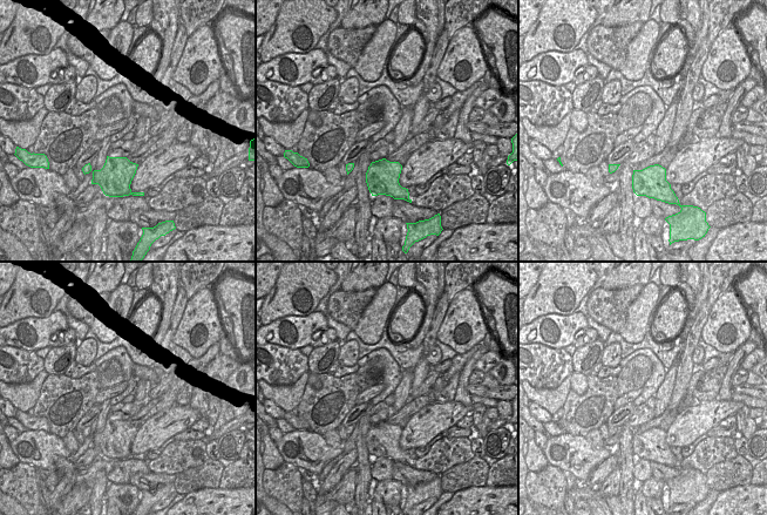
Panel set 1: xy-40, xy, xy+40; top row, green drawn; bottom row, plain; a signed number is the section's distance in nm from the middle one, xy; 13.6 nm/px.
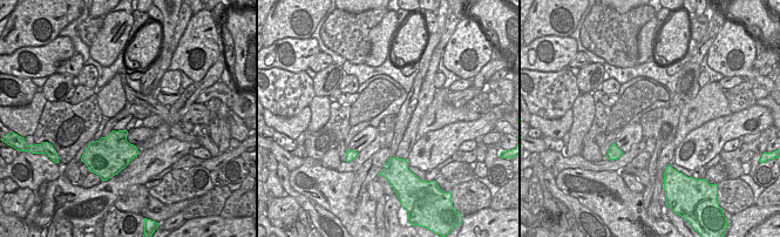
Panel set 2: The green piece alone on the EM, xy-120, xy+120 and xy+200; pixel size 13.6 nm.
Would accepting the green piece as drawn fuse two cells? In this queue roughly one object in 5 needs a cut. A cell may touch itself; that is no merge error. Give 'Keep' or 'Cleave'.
Keep

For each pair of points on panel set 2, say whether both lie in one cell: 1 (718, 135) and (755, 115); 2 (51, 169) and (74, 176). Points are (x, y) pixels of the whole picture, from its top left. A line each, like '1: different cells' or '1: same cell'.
1: same cell
2: different cells

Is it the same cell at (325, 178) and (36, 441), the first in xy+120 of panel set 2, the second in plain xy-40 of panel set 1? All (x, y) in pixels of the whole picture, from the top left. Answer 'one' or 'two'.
one

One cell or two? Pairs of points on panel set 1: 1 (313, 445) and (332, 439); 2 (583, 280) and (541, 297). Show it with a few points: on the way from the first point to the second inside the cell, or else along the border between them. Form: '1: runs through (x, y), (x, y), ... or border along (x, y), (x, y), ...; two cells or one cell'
1: border along (323, 435), (328, 445), (341, 448); two cells
2: runs through (572, 280), (563, 280), (551, 292); one cell

